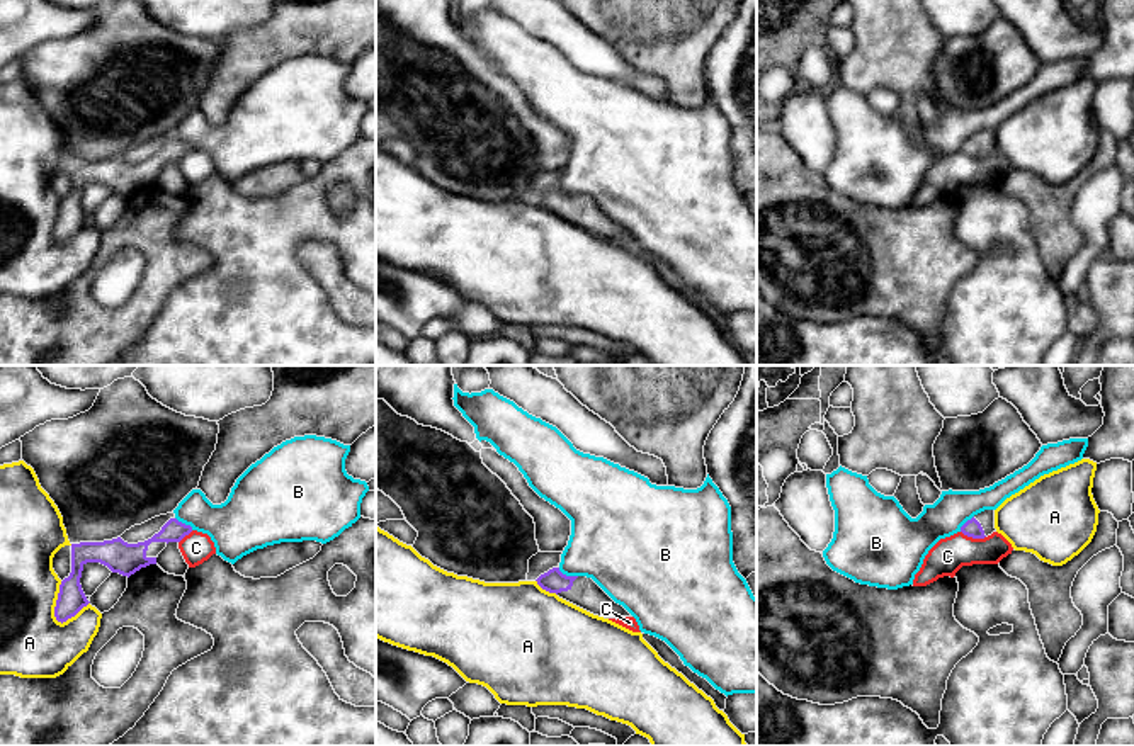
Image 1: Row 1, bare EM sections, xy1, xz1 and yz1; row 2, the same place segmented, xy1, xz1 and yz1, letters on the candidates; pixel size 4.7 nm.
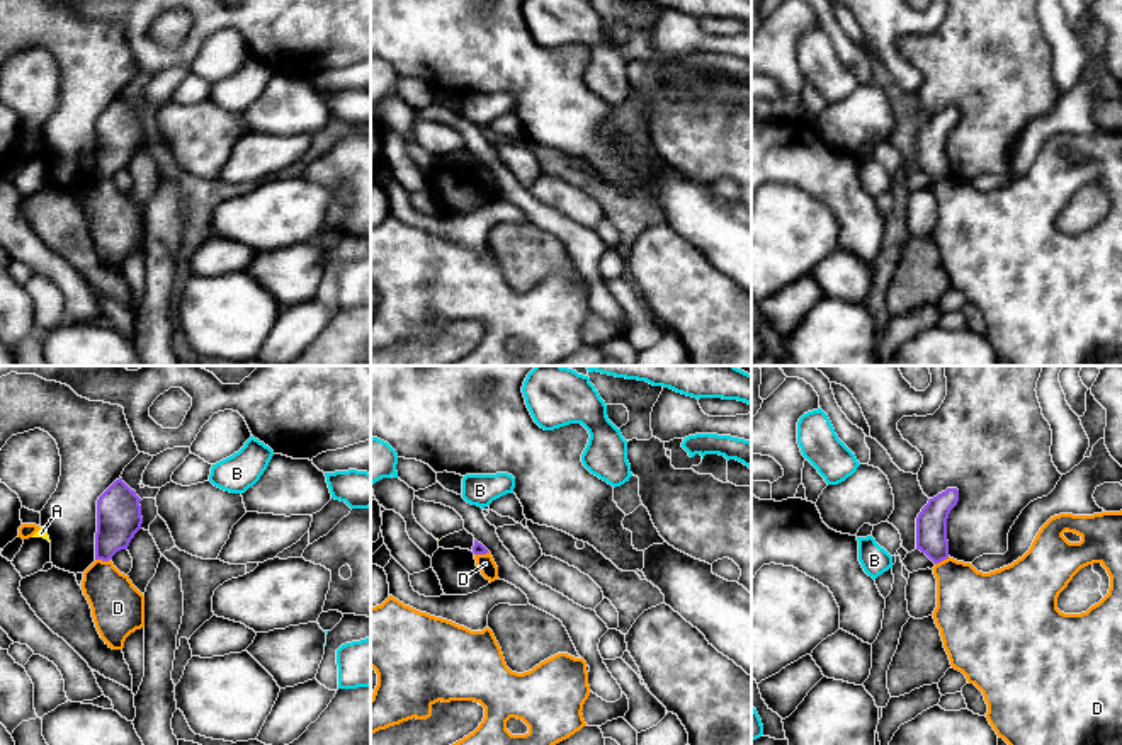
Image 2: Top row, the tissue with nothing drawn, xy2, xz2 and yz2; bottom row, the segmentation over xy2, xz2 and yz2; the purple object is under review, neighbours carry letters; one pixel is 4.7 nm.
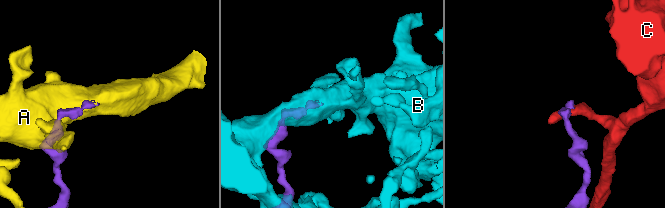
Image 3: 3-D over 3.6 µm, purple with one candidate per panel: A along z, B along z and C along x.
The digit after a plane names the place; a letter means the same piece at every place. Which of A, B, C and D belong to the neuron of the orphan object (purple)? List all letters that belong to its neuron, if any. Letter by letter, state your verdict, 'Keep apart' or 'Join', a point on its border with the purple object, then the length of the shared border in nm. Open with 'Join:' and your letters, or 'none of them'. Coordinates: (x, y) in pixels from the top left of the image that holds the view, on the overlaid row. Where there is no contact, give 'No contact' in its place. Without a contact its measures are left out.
Join: none of them
A: Keep apart. Touches purple at xy1 (56, 604). Shared border 200 nm
B: Keep apart. Touches purple at xz1 (568, 576). Shared border 100 nm
C: Keep apart. Touches purple at yz1 (973, 537). Shared border 120 nm
D: Keep apart. Touches purple at xy2 (102, 560). Shared border 70 nm

